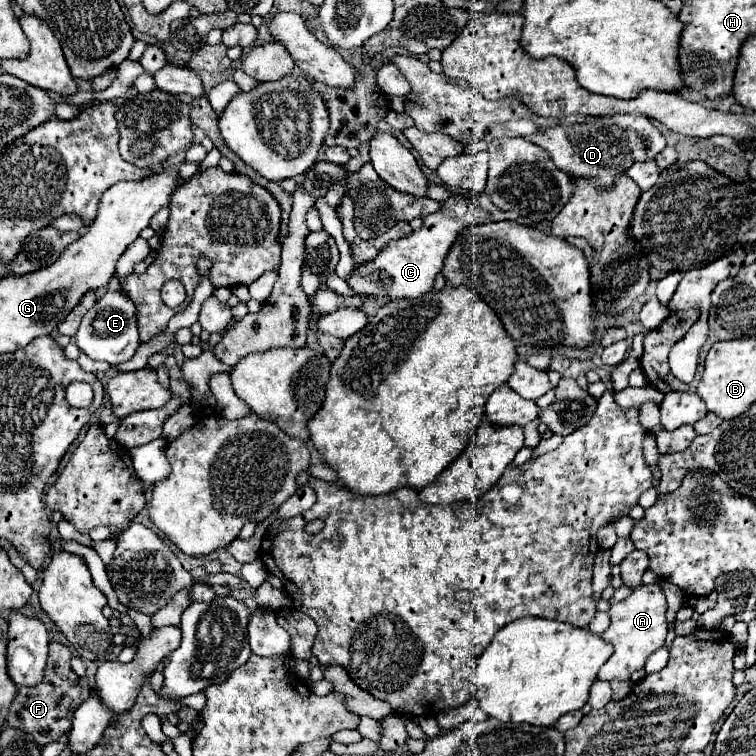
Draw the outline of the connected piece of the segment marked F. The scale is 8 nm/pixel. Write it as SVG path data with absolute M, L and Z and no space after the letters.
M56 641L50 643L50 655L46 663L44 681L40 683L40 687L18 687L18 695L10 705L8 719L6 719L8 725L32 733L36 743L40 743L40 747L60 739L62 733L66 733L72 727L72 715L68 713L68 709L78 707L82 699L88 699L90 685L86 683L86 679L80 679L70 669L70 657L72 653L68 645L62 645Z

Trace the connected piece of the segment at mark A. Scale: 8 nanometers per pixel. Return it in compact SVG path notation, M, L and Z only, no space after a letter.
M644 585L632 591L632 595L616 605L610 607L610 629L602 635L612 647L612 659L608 659L608 665L604 665L598 673L598 679L602 681L628 681L630 675L644 667L648 655L652 655L656 649L660 649L666 641L668 623L666 623L666 597L658 585Z

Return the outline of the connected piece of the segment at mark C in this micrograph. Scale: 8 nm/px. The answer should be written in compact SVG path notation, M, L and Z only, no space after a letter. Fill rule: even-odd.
M454 195L454 199L448 199L440 207L440 211L428 215L424 219L424 225L418 231L412 231L408 237L390 241L380 255L376 255L372 261L356 265L352 275L346 279L348 287L354 291L358 297L390 297L390 299L400 299L400 297L420 297L432 289L434 277L442 271L442 263L446 259L446 253L450 251L456 235L464 231L464 227L472 223L488 223L490 215L484 213L482 209L472 209L466 205L468 199L462 195Z

